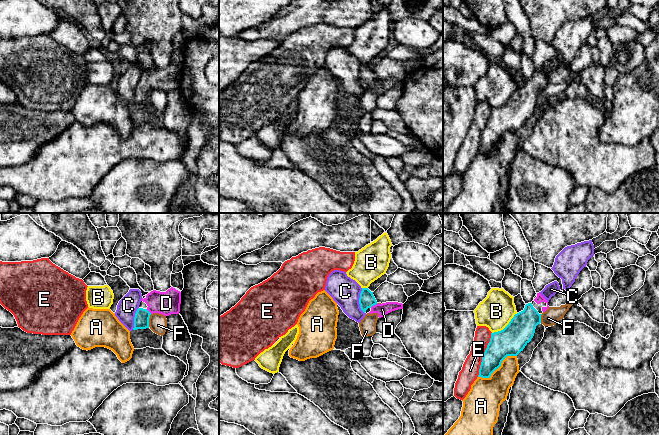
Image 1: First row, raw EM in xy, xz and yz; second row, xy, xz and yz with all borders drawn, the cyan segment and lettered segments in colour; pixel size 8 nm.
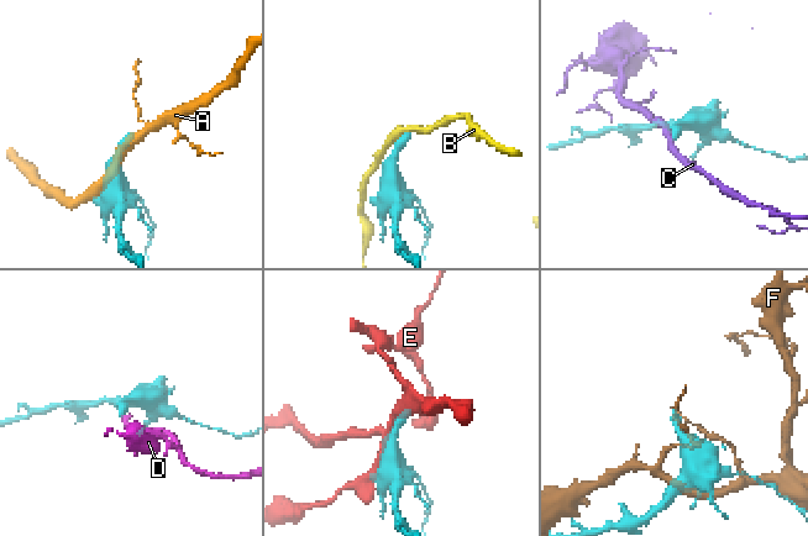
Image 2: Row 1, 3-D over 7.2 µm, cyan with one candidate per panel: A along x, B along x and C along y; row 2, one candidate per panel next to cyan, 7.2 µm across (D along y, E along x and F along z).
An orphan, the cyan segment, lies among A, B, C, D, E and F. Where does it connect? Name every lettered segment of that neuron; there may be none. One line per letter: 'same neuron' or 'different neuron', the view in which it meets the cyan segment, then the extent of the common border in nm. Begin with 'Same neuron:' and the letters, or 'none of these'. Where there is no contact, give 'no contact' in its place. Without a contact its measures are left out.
Same neuron: D
A: different neuron | yz | 360 nm
B: different neuron | yz | 260 nm
C: different neuron | xz | 200 nm
D: same neuron | xz | 70 nm
E: different neuron | yz | 380 nm
F: different neuron | xy | 110 nm

